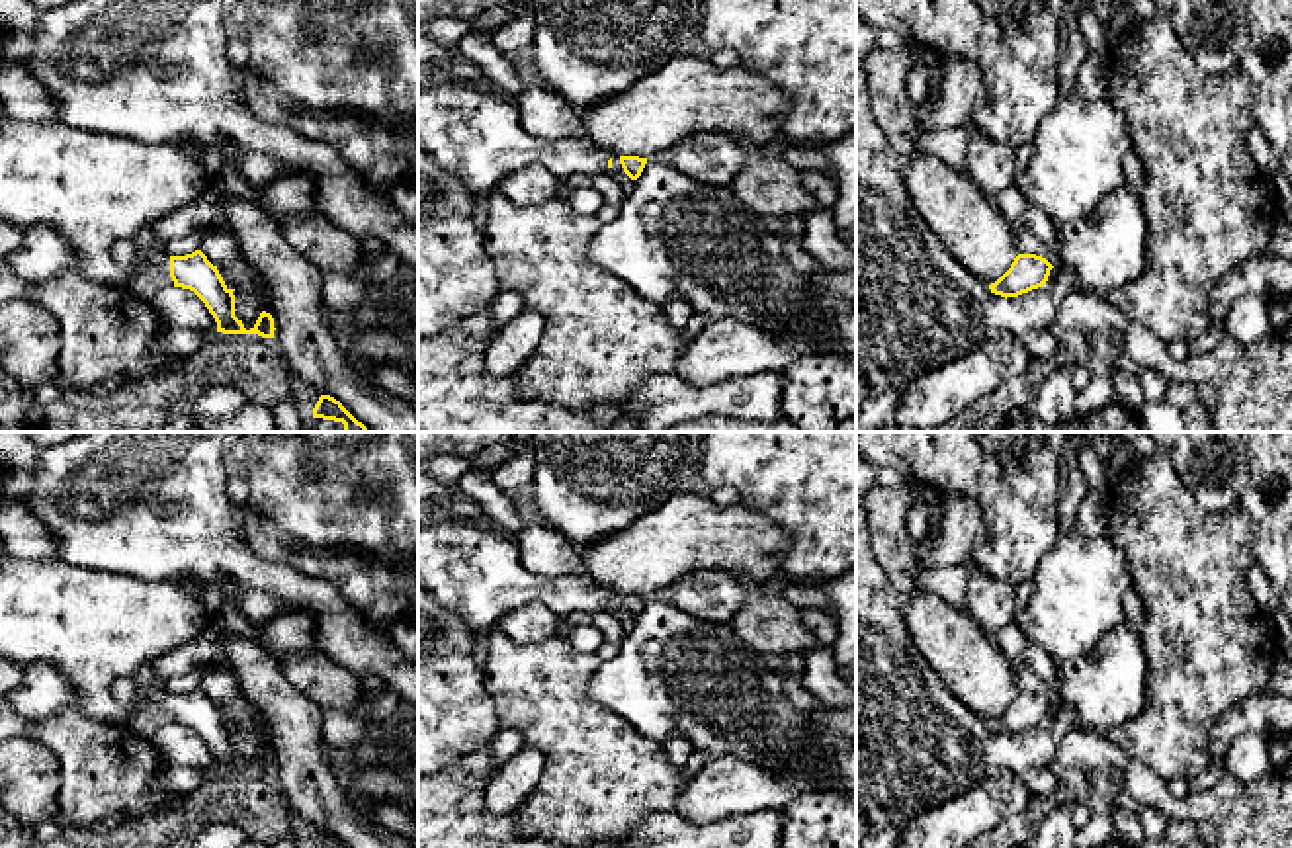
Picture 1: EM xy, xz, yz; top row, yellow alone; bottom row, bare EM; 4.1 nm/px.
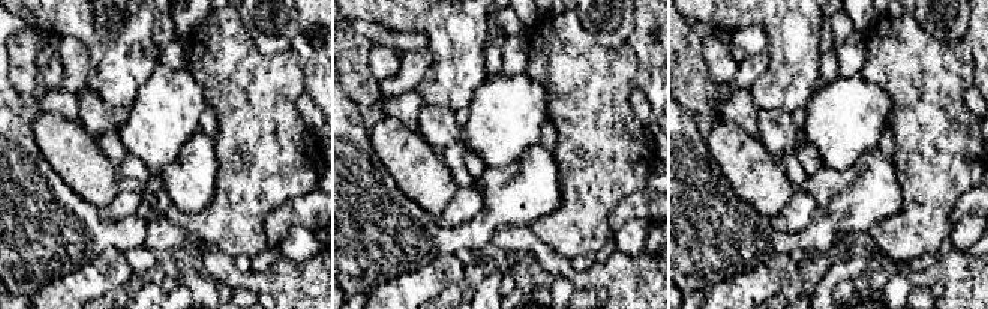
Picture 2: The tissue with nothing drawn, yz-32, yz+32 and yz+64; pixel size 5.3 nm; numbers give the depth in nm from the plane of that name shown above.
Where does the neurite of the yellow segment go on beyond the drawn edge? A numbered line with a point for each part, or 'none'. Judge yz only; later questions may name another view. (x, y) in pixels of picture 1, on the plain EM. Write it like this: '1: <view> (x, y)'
none

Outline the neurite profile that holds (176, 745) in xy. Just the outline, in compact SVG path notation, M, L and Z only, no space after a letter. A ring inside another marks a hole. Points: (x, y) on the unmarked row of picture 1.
M166 725L151 739L164 764L213 772L217 760L205 741L190 727Z

